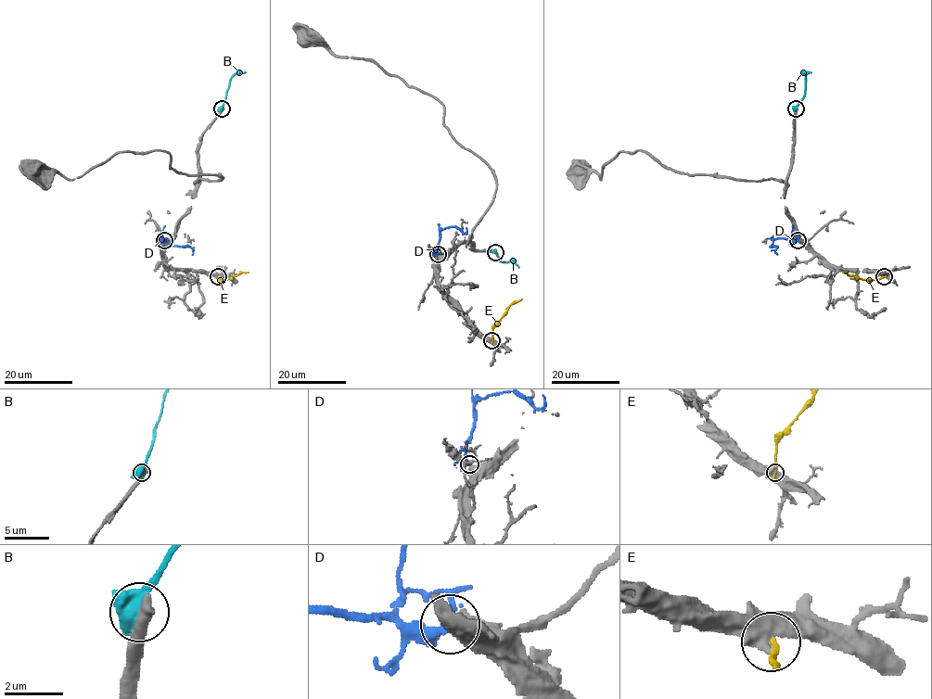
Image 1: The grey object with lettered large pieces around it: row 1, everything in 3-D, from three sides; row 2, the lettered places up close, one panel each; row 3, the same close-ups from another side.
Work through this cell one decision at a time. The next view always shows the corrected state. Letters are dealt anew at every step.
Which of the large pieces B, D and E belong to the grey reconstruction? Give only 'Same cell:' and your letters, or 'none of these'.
Same cell: D

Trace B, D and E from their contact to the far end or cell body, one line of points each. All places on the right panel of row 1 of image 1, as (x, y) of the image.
B: (796, 109), (804, 95), (804, 74), (810, 72)
D: (797, 239), (776, 238), (770, 247), (775, 247), (778, 254)
E: (884, 276), (864, 280), (842, 273)

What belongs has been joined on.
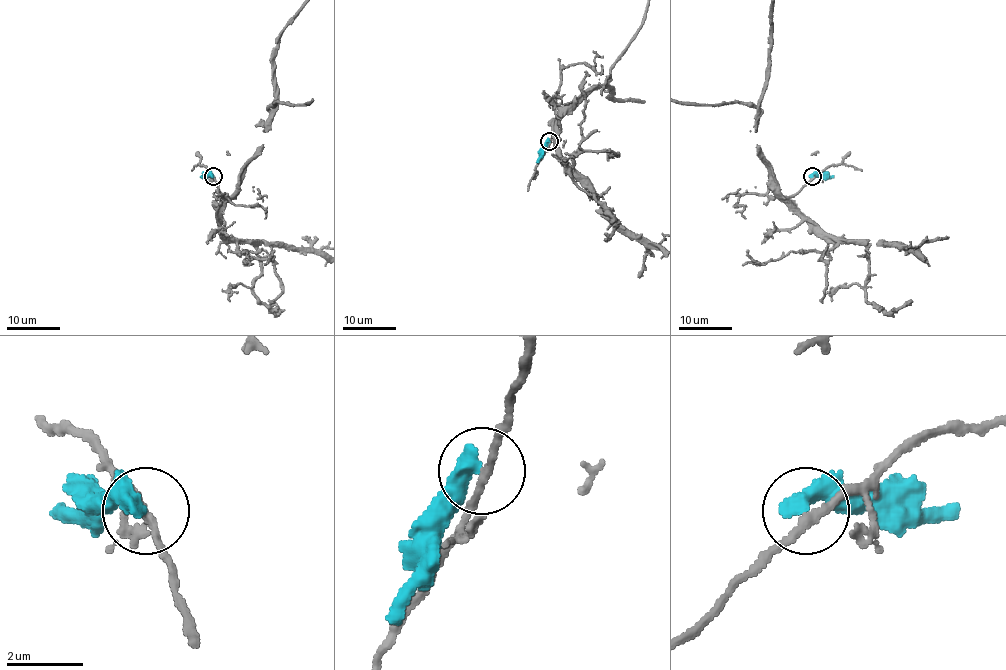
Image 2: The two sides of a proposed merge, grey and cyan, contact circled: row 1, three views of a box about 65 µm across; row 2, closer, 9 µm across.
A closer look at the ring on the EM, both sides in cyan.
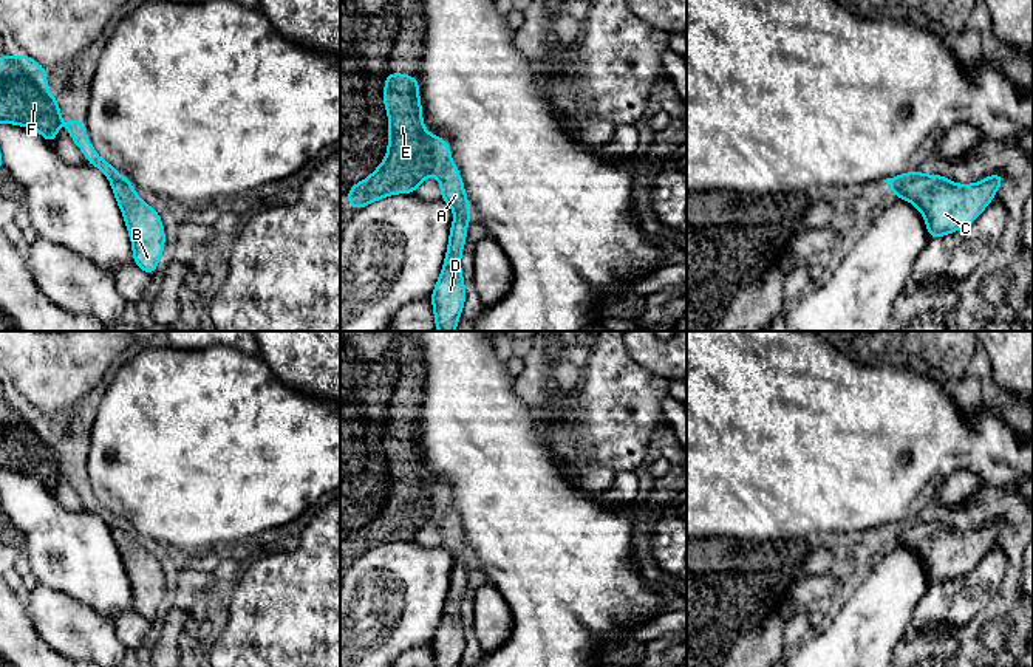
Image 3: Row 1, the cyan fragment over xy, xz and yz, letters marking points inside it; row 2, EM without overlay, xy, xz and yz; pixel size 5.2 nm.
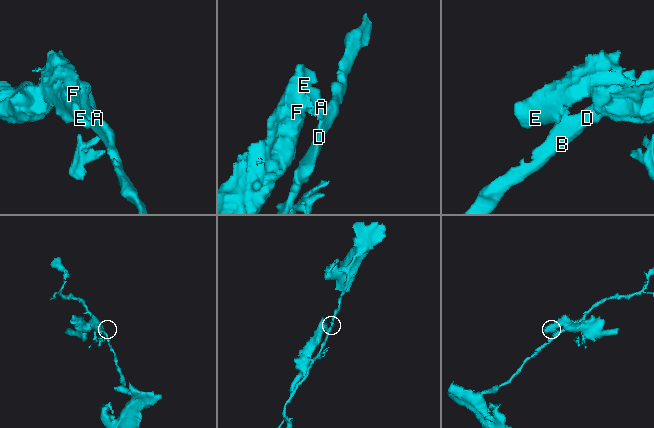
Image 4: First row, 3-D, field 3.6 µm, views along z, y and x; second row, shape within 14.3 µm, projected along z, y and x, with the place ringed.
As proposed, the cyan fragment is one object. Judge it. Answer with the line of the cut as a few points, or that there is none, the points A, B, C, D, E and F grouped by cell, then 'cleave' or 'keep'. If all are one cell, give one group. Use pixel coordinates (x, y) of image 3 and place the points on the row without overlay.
no cut; A B C D E F; keep

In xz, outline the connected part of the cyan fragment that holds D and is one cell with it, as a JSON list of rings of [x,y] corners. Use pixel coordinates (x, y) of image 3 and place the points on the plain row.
[[[388,419],[382,446],[390,469],[388,498],[366,526],[348,537],[348,549],[353,557],[357,557],[388,542],[414,540],[428,522],[439,525],[441,546],[450,551],[455,566],[444,613],[430,645],[435,667],[459,667],[467,644],[461,600],[467,583],[467,568],[473,563],[459,515],[452,508],[448,489],[430,481],[422,470],[416,422]]]

